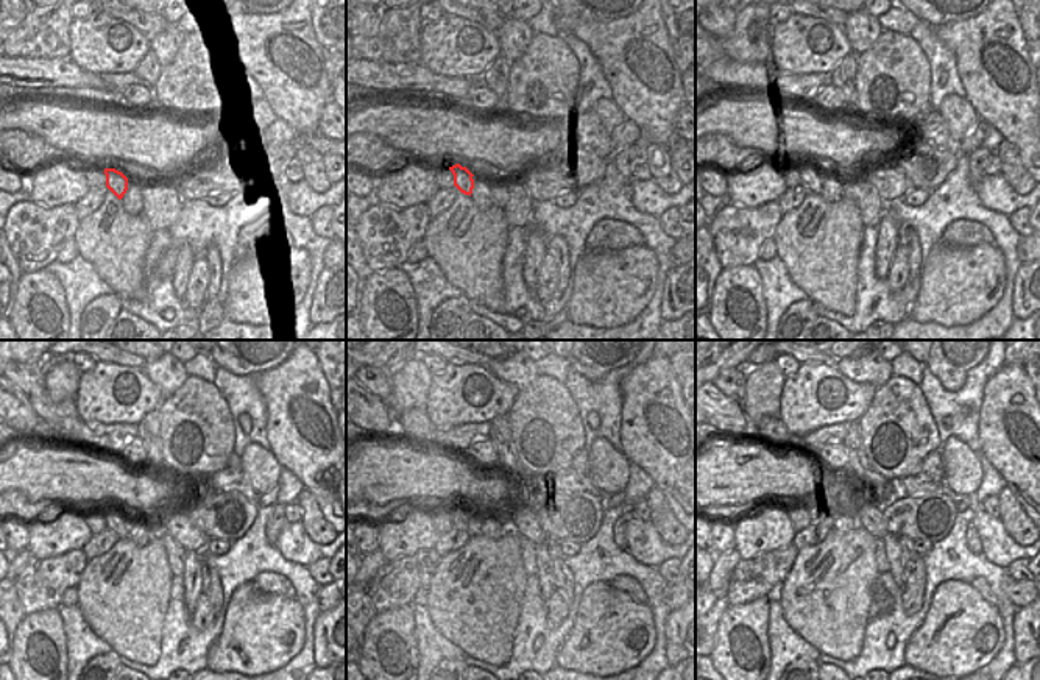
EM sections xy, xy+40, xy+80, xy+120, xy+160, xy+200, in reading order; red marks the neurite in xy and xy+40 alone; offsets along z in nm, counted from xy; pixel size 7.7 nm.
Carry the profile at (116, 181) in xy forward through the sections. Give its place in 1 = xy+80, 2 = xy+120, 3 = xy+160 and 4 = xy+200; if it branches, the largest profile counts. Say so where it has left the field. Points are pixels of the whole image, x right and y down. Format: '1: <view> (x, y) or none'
1: xy+80 (813, 173)
2: xy+120 (114, 521)
3: xy+160 (463, 512)
4: xy+200 (813, 504)

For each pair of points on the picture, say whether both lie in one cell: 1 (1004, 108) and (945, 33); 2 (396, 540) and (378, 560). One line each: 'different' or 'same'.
1: same
2: different

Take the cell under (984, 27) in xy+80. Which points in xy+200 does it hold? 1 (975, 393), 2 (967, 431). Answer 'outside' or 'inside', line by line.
1: outside
2: outside

